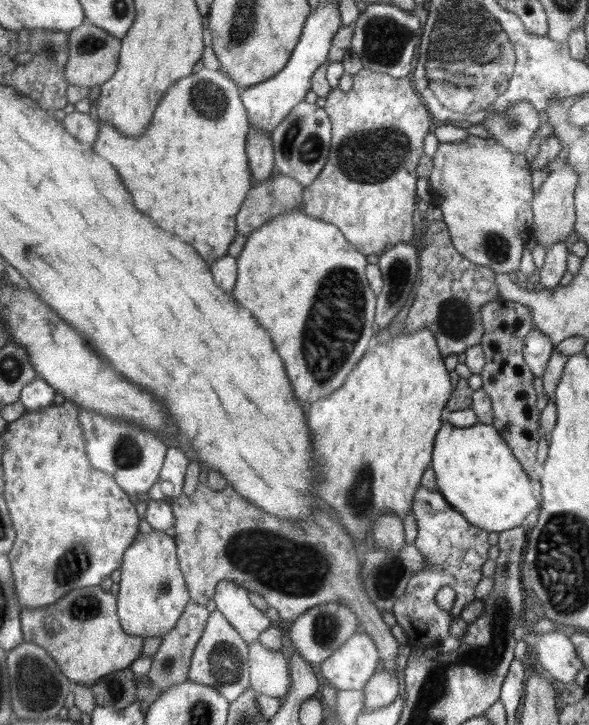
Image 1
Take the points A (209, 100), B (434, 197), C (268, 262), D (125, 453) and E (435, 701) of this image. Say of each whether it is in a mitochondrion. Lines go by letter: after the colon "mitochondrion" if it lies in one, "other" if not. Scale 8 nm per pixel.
A: mitochondrion
B: other
C: other
D: mitochondrion
E: mitochondrion

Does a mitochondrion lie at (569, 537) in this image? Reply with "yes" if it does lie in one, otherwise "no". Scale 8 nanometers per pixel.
yes

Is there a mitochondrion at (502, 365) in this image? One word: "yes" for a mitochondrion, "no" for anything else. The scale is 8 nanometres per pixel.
no

